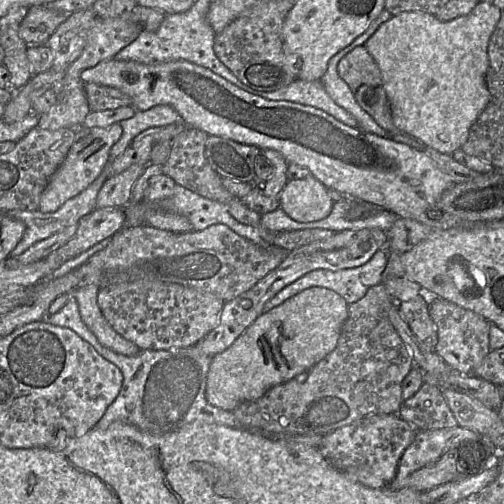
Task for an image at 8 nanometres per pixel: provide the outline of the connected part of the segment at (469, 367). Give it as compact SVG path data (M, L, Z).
M428 297L428 312L437 330L437 344L434 352L460 374L472 375L491 351L489 347L490 323L481 315L464 309L439 297Z

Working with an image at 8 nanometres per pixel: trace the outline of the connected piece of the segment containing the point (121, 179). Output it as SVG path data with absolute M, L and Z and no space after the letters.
M133 164L123 172L109 176L100 189L97 208L124 207L131 201L132 189L145 166Z

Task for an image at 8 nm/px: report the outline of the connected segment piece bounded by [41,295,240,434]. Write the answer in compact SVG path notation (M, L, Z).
M73 295L60 311L55 314L46 314L41 321L56 326L70 328L83 340L92 345L102 357L116 365L123 374L123 384L118 396L108 407L104 416L94 428L106 429L110 424L116 421L127 422L138 429L151 434L167 434L195 421L222 424L229 427L240 427L239 421L232 411L213 406L206 399L207 376L212 358L201 349L200 343L190 347L173 348L169 350L145 349L140 350L135 356L125 356L117 353L103 346L96 336L89 330L81 318L78 301Z

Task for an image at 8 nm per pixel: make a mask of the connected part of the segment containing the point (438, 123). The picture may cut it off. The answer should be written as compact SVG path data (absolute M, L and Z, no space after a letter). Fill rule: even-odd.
M480 1L473 10L464 16L450 21L440 21L435 15L422 11L406 11L392 15L382 23L375 33L363 45L375 60L381 72L383 87L389 101L393 124L403 133L420 141L424 146L433 148L440 153L451 155L467 141L471 126L490 102L490 93L485 82L489 67L488 43L501 17L501 9L491 3Z

